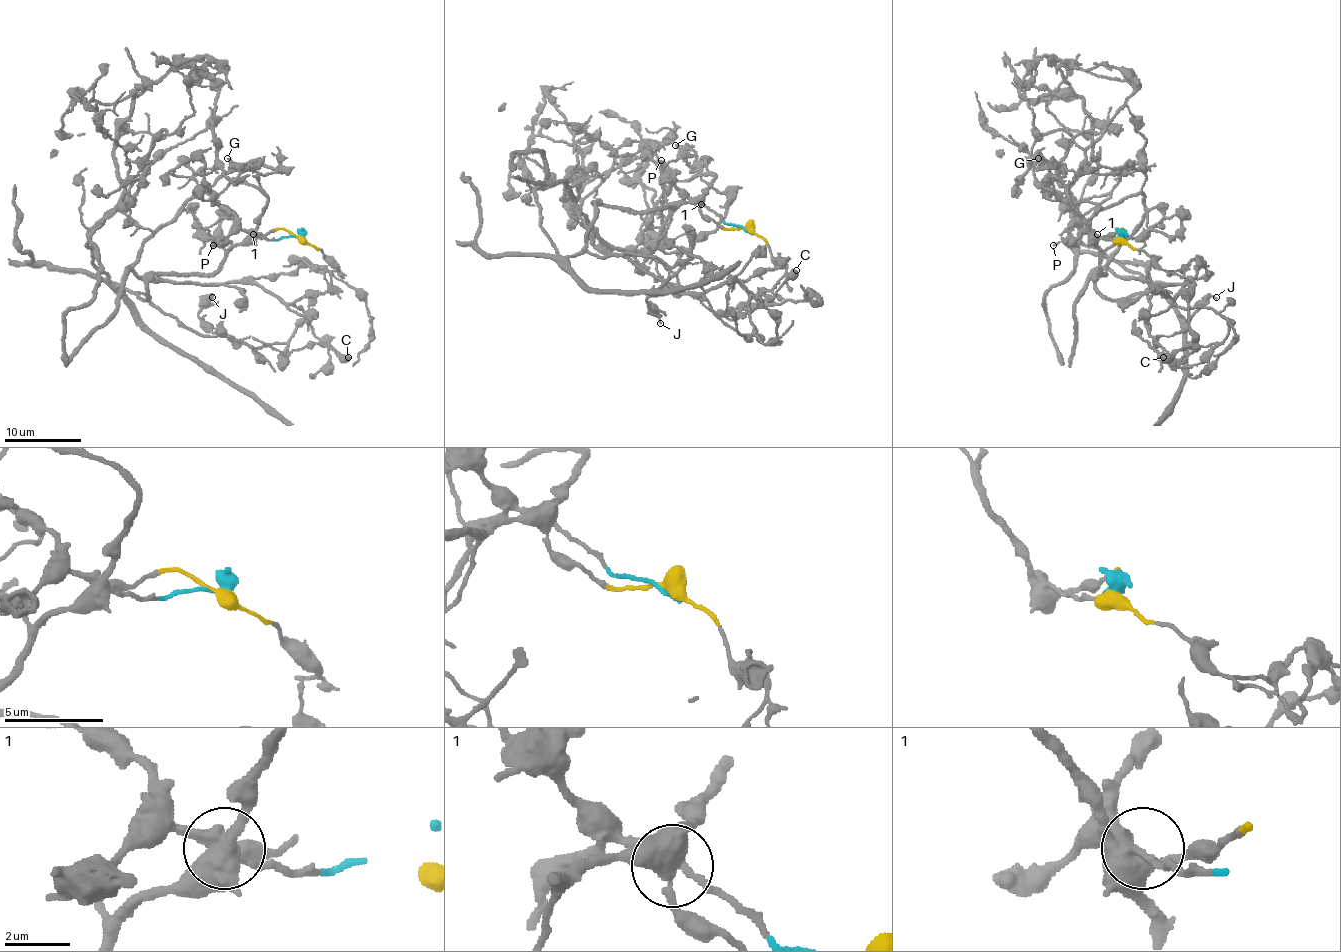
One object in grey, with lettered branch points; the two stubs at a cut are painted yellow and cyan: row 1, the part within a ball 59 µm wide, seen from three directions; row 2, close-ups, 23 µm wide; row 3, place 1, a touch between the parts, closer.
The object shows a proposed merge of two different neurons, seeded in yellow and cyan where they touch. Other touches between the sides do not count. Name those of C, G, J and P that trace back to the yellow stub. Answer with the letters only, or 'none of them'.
C, J

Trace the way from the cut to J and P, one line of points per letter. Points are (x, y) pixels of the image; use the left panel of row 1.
J: (299, 236), (255, 234), (206, 275), (156, 275), (139, 296), (201, 334), (222, 336), (199, 315), (212, 298)
P: (299, 236), (276, 240), (233, 230), (226, 238), (212, 242), (212, 246)

